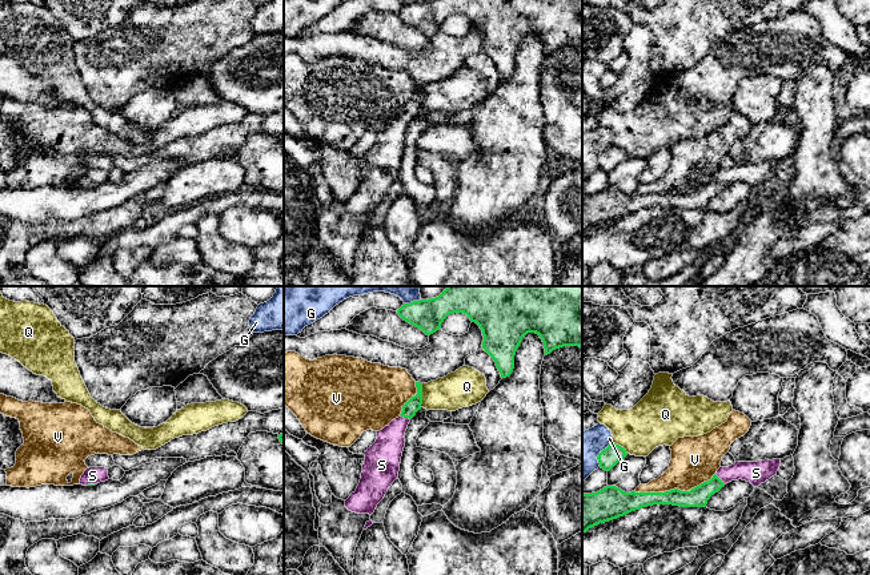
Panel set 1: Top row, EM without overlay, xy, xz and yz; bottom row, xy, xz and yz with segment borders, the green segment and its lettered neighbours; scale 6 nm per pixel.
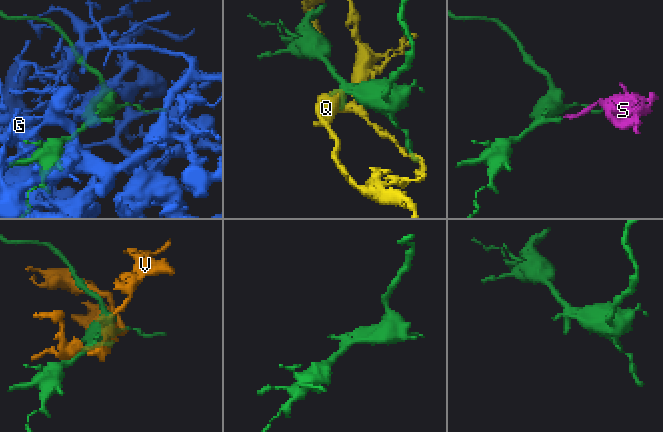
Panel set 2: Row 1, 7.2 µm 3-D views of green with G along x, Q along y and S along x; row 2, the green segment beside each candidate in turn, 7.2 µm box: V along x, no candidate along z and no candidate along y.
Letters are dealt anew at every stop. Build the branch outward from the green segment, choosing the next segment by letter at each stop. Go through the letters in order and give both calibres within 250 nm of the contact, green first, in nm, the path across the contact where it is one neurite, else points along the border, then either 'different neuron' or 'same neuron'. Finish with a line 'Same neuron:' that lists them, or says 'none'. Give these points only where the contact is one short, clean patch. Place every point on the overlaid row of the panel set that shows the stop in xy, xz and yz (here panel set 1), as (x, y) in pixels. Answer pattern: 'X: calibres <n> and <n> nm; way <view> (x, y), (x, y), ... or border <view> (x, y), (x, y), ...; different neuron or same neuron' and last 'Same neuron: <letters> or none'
G: calibres 120 and 200 nm; different neuron
Q: calibres 90 and 220 nm; different neuron
S: calibres 90 and 190 nm; way xz (413, 405), (405, 417), (396, 429), (385, 453); same neuron
V: calibres 120 and 280 nm; different neuron
Same neuron: S

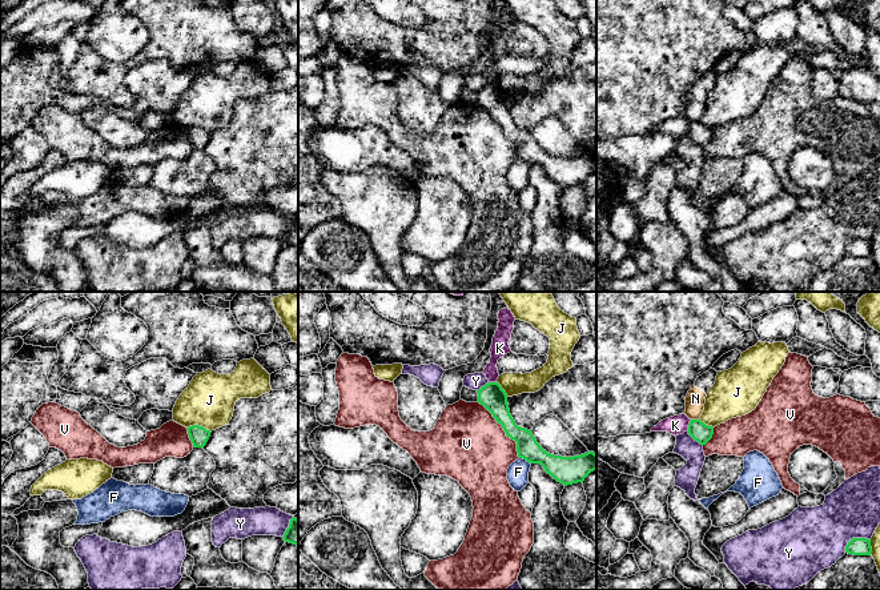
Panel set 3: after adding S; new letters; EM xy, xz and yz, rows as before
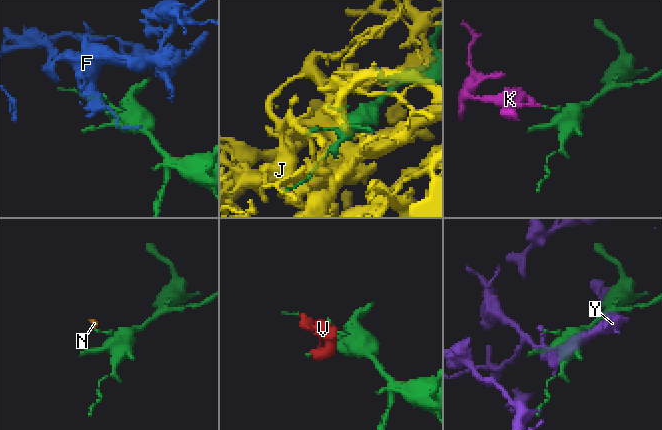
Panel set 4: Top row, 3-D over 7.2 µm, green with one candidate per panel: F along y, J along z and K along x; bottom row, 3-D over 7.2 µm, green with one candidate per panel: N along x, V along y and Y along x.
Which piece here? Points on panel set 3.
F: calibres 160 and 130 nm; border xz (519, 457), (530, 464); different neuron
J: calibres 120 and 320 nm; different neuron
K: calibres 120 and 120 nm; border yz (691, 420), (686, 430); different neuron
N: calibres 120 and 120 nm; border yz (691, 418), (698, 420); different neuron
V: calibres 160 and 440 nm; different neuron
Y: calibres 110 and 380 nm; different neuron
Same neuron: none

